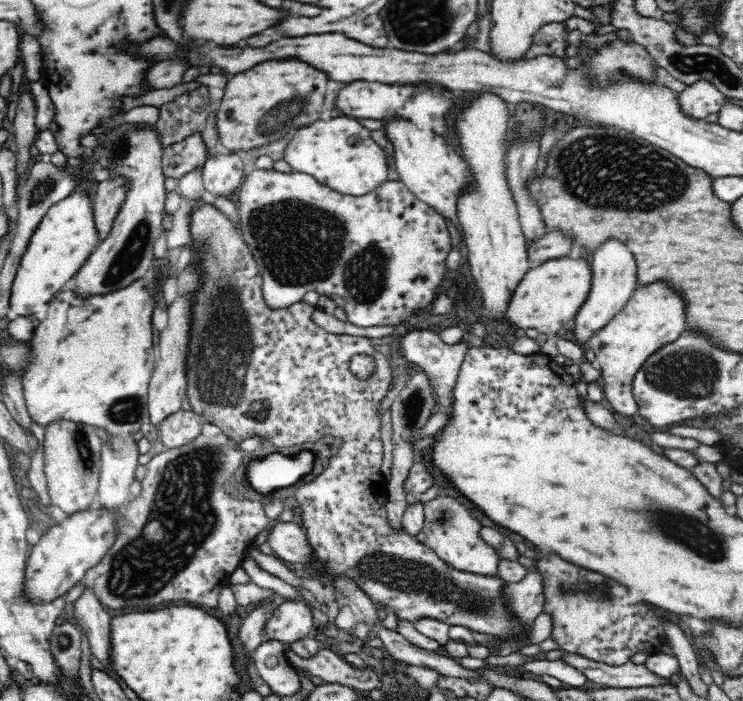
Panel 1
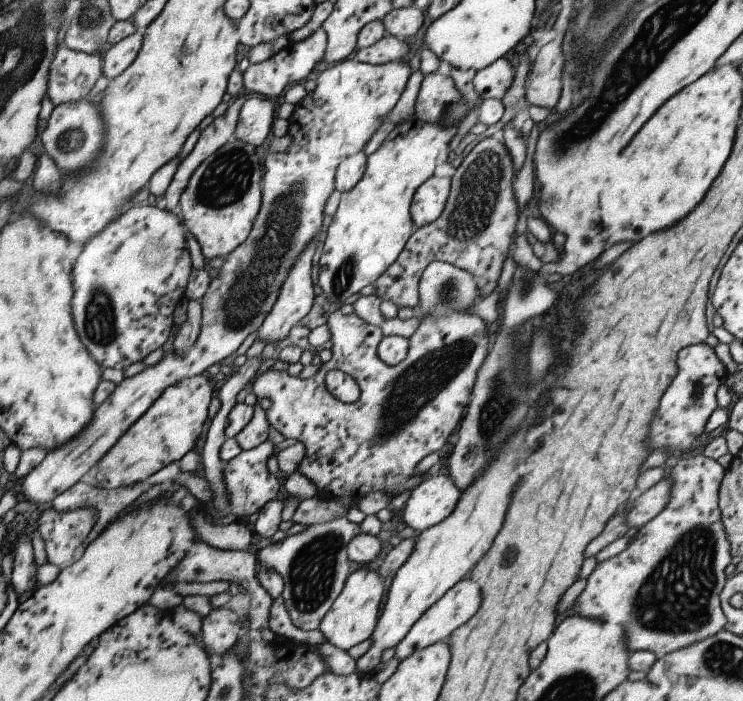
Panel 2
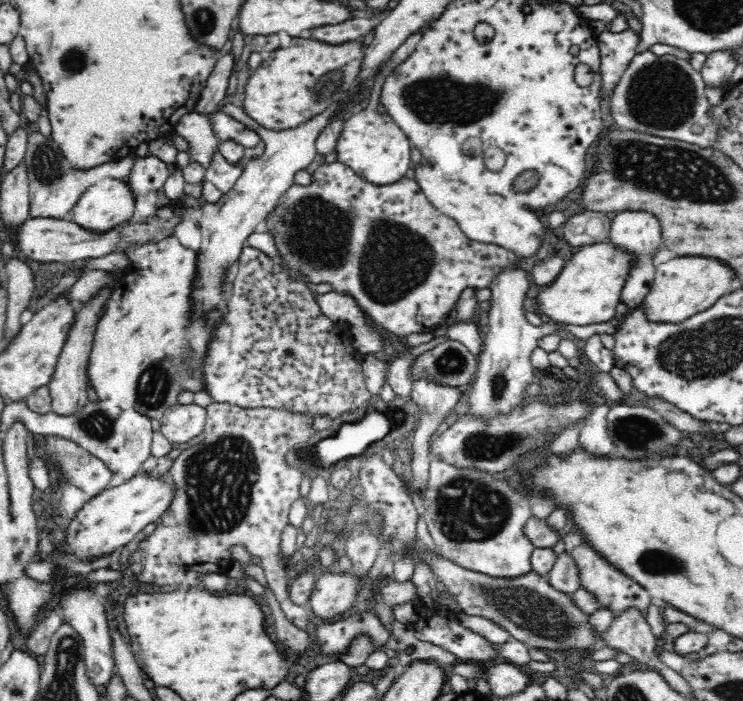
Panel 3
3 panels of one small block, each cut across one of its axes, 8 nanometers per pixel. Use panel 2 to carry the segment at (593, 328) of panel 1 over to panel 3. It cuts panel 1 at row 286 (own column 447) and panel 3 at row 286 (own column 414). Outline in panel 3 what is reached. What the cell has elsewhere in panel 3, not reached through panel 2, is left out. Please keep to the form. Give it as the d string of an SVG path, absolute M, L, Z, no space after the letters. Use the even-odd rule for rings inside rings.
M625 210L616 213L612 218L606 244L612 244L617 250L630 255L630 270L626 276L626 282L620 290L620 302L626 304L630 310L636 309L642 302L645 294L650 292L650 286L654 280L654 257L662 248L660 237L660 223L656 216L646 211Z

